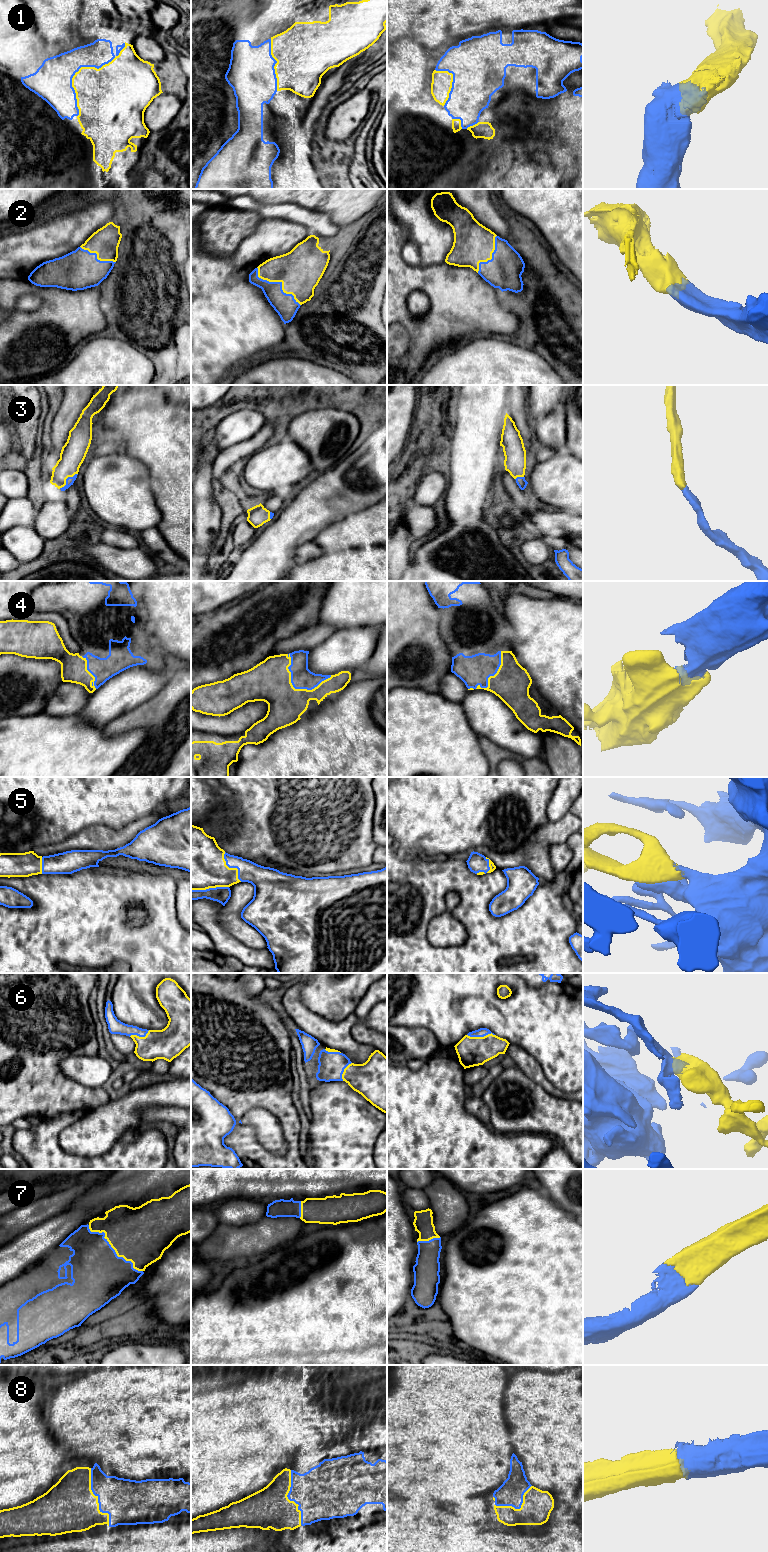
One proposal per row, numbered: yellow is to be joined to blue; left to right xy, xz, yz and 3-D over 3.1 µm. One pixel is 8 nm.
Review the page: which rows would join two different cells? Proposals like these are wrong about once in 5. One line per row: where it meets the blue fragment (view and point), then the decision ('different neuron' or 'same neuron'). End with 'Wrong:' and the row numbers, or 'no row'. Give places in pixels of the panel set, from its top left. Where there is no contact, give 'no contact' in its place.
1: contact xy (80, 67); same neuron
2: contact xz (279, 282); same neuron
3: contact xy (66, 479); same neuron
4: contact xz (296, 688); same neuron
5: contact xz (209, 888); same neuron
6: contact yz (481, 1036); same neuron
7: contact xy (113, 1249); same neuron
8: contact xy (98, 1499); same neuron
Wrong: no row

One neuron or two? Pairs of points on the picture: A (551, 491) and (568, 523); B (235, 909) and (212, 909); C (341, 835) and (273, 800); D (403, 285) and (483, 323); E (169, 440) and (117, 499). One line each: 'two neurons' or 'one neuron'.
A: two neurons
B: two neurons
C: one neuron
D: one neuron
E: two neurons

